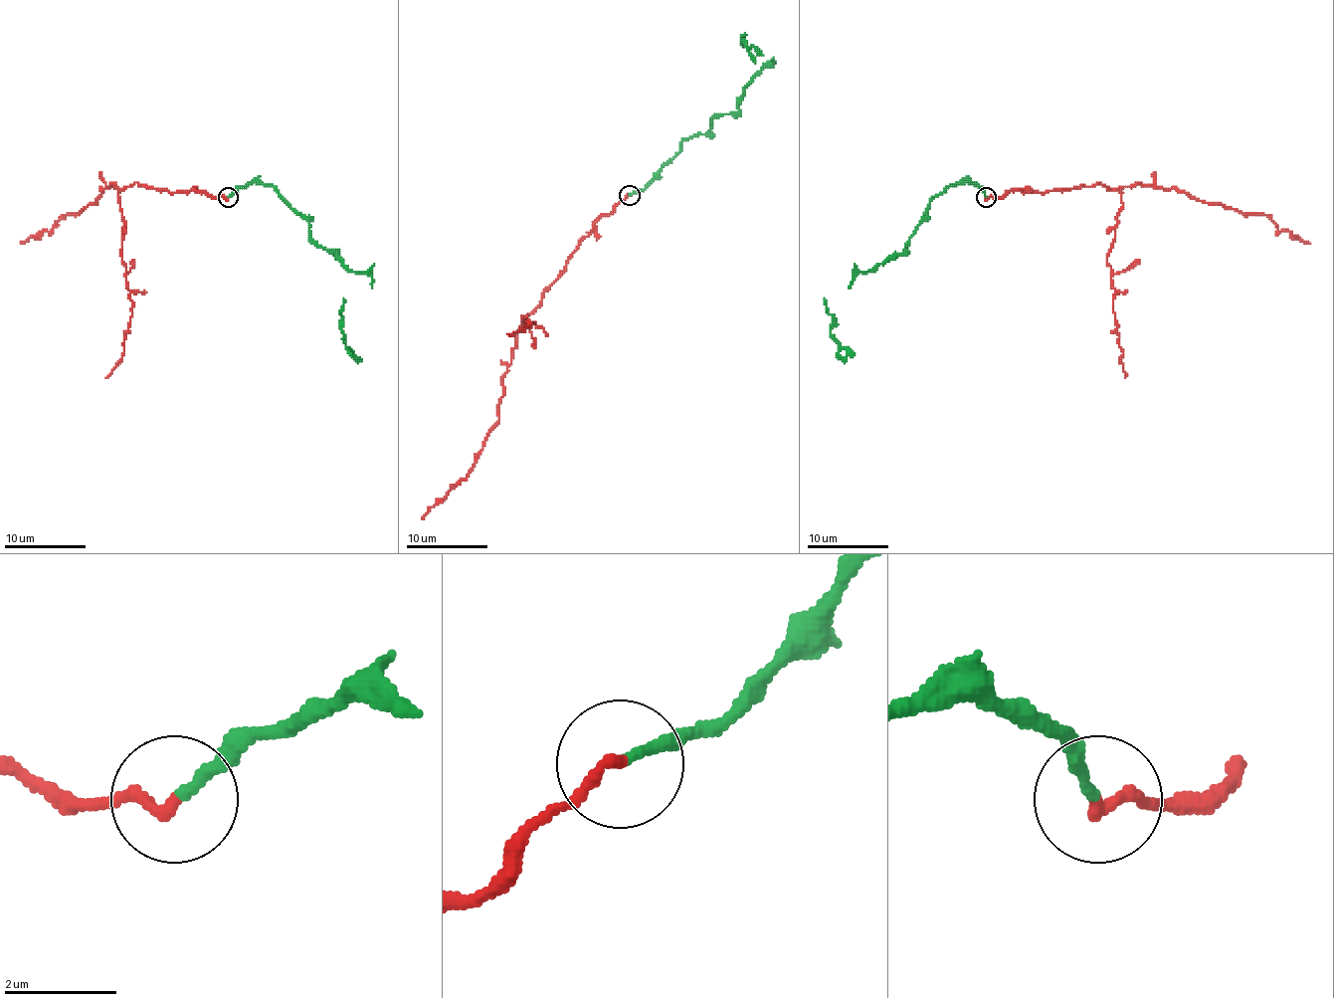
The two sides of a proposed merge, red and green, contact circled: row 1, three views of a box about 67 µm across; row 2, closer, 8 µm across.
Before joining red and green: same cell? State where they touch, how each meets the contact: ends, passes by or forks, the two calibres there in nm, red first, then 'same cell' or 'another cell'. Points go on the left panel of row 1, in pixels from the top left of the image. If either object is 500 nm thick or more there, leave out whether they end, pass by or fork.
place (228, 197); red ends; green ends; calibres 200 and 190 nm; another cell

